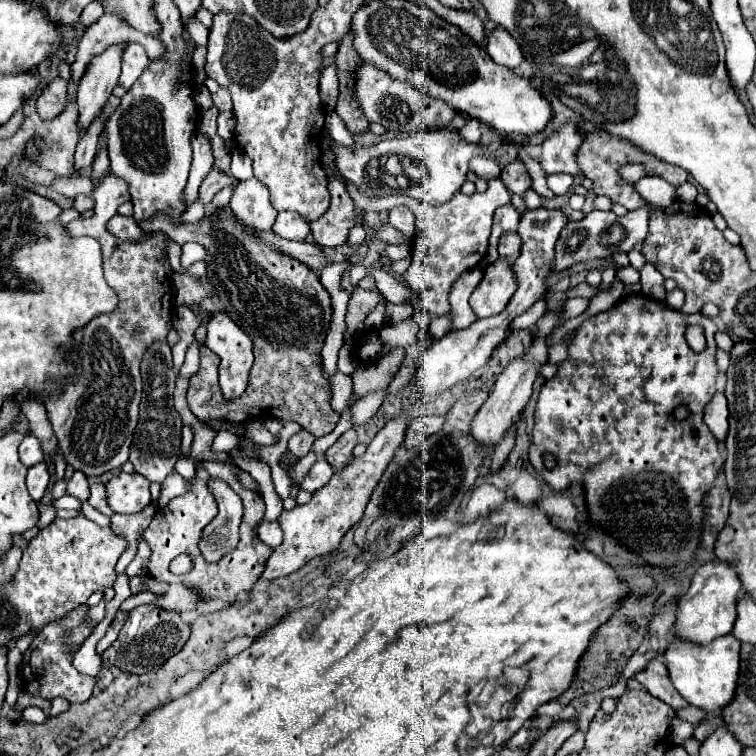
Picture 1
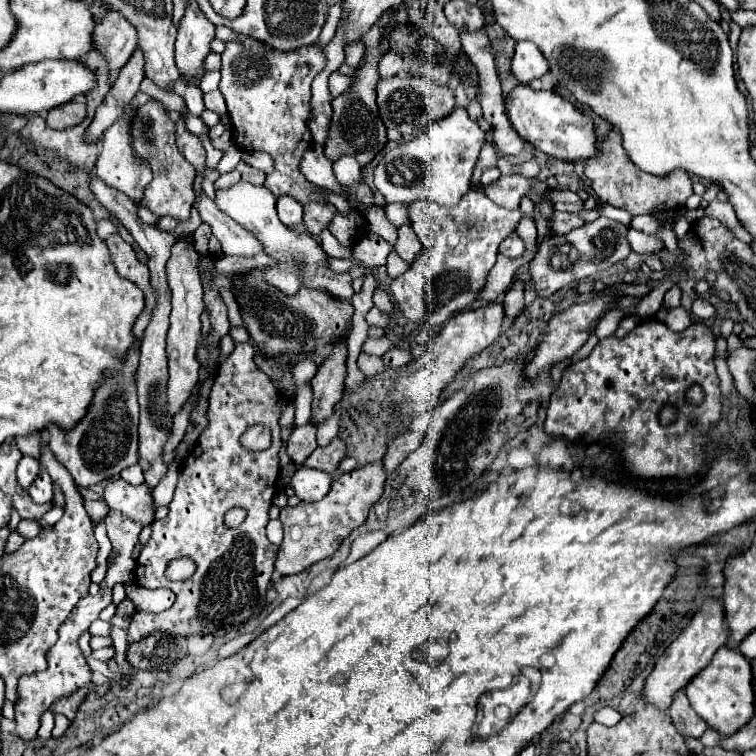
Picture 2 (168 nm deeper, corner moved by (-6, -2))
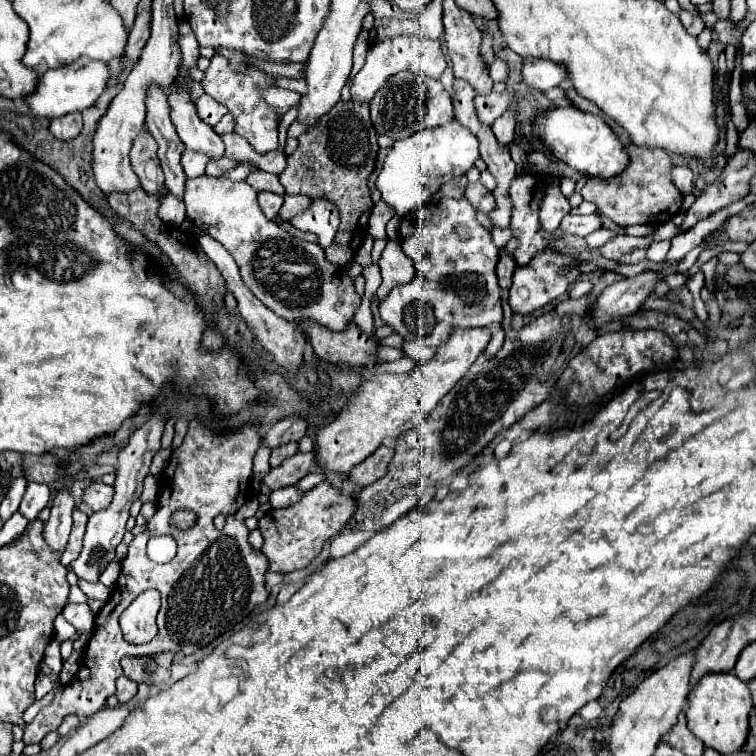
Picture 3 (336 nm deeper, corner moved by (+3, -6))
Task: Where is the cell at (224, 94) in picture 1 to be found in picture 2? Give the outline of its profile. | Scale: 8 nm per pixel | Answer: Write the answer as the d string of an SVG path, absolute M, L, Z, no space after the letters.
M220 90L204 94L204 104L208 110L214 110L216 114L226 114L226 102L224 102Z

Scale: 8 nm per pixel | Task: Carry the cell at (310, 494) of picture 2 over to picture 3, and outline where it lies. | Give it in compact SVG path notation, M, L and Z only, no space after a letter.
M289 486L289 488L281 488L281 490L275 490L269 494L269 504L271 508L287 508L291 504L295 504L297 500L301 500L303 492L299 492L295 486Z

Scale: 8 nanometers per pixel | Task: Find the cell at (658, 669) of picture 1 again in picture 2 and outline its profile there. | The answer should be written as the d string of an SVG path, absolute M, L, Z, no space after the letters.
M674 694L674 704L670 704L668 716L672 718L676 730L684 732L684 736L700 738L706 730L706 722L702 722L702 718L698 718L698 714L694 714L686 694Z

